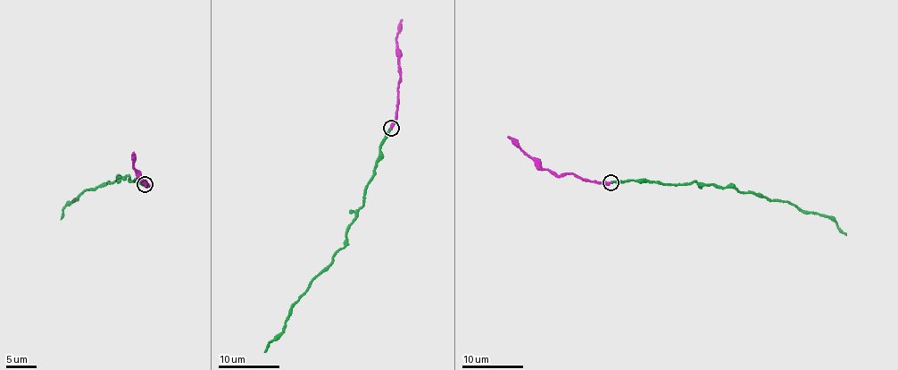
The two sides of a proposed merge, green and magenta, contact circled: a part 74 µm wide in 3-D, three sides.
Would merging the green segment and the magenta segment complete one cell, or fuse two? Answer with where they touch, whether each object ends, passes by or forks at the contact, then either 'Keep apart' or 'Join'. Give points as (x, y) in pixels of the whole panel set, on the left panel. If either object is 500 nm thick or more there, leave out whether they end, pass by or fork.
Place: (145, 184). At the ring green ends. At the ring magenta ends. Join

